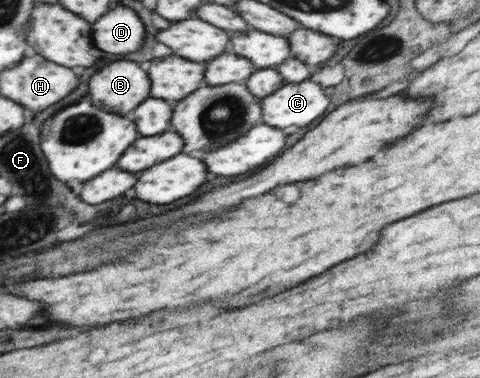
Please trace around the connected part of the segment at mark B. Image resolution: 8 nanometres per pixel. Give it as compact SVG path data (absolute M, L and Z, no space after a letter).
M116 61L92 75L90 97L96 107L126 116L150 97L150 79L138 63Z

